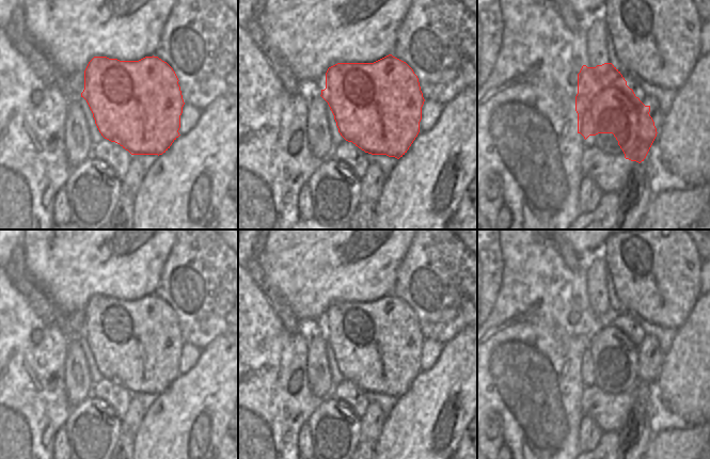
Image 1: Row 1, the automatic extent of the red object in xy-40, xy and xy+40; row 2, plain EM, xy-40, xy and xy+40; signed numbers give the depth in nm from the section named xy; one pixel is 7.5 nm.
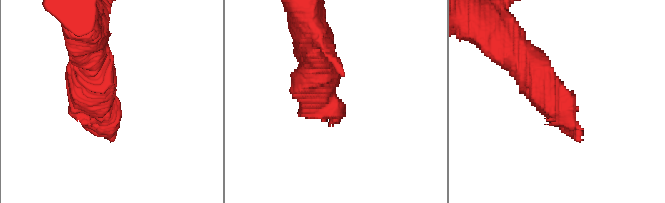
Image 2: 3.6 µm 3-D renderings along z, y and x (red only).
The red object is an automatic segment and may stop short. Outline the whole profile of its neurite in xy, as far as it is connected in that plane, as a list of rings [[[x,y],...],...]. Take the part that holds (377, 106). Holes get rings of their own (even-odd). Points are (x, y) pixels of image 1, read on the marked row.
[[[412,0],[411,13],[405,16],[398,28],[392,54],[374,63],[337,63],[326,73],[326,89],[321,90],[320,96],[328,102],[341,136],[365,153],[399,159],[420,132],[425,99],[419,78],[405,58],[410,54],[423,56],[417,45],[424,44],[431,29],[420,27],[419,23],[429,2]]]

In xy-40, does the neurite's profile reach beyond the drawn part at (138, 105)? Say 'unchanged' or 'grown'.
grown

